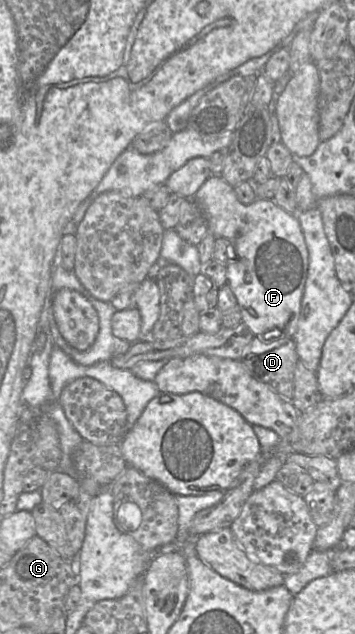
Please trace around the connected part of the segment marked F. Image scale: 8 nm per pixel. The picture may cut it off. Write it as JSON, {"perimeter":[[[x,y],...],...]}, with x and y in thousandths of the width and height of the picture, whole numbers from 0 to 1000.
{"perimeter":[[[594,276],[549,304],[544,314],[575,338],[589,366],[603,369],[608,374],[642,377],[654,385],[654,391],[662,397],[662,409],[642,412],[637,416],[639,450],[648,453],[665,470],[665,486],[670,486],[682,508],[701,517],[715,532],[741,528],[746,524],[766,519],[783,519],[792,532],[825,533],[837,519],[848,489],[848,475],[868,427],[868,394],[837,338],[803,333],[786,326],[772,315],[721,314],[707,322],[682,322],[662,306],[659,295],[628,284],[620,276]]]}

